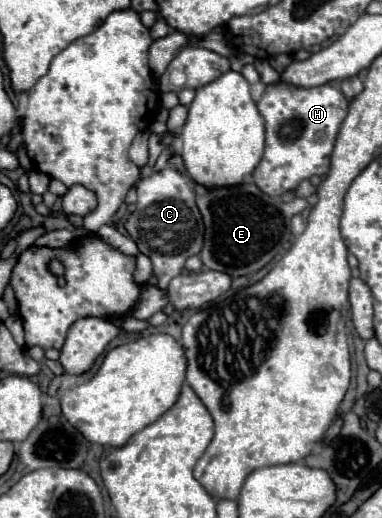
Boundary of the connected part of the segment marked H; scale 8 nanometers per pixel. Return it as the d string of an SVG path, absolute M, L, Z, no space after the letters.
M270 84L258 102L258 112L266 126L266 150L252 178L268 196L282 196L312 176L324 176L330 168L330 154L348 112L348 98L332 84L316 88L294 88Z

